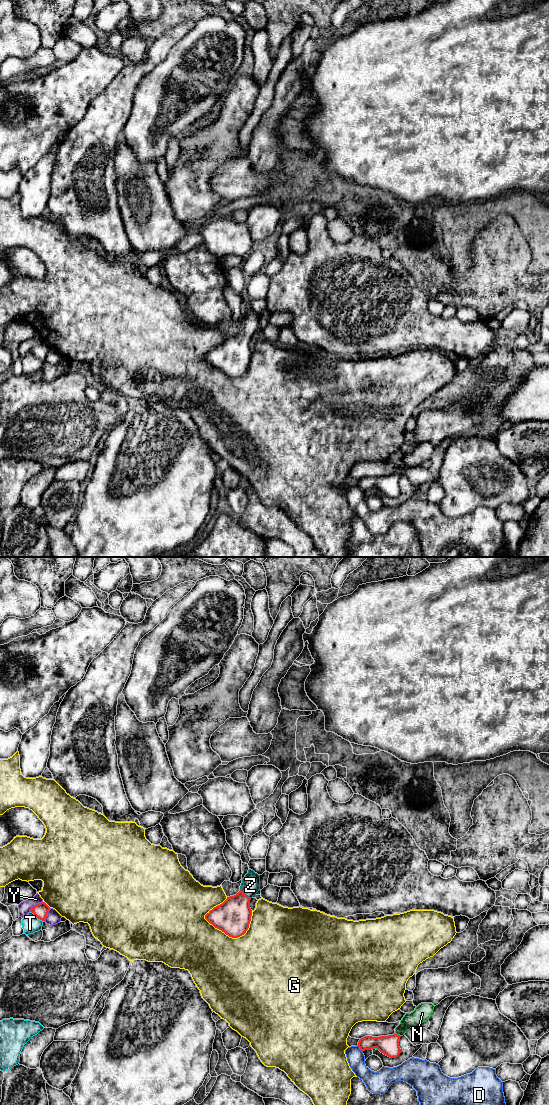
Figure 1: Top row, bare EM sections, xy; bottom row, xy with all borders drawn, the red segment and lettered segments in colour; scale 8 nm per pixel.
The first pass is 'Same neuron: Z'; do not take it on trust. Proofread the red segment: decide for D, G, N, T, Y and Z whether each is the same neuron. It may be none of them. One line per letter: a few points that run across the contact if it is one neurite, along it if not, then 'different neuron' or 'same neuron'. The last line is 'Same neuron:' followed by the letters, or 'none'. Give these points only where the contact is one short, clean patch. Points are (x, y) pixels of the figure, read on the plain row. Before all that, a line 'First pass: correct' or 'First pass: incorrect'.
First pass: correct
D: different neuron
G: different neuron
N: different neuron
T: different neuron
Y: line xy (42, 341), (35, 344), (29, 351); different neuron
Z: line xy (233, 356), (244, 334), (250, 325); same neuron
Same neuron: Z

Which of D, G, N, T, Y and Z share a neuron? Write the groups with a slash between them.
D / G / N / T / Y / Z

